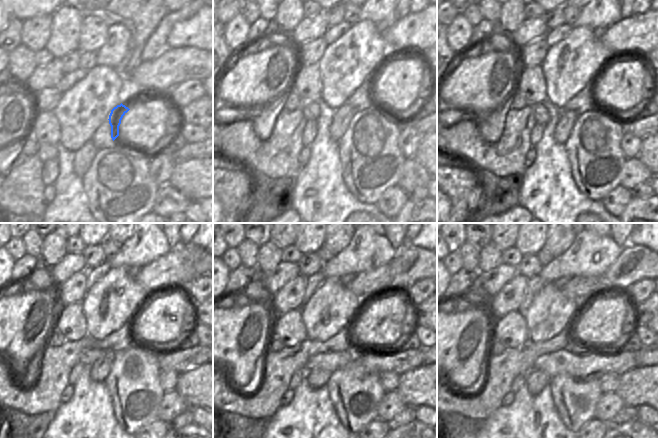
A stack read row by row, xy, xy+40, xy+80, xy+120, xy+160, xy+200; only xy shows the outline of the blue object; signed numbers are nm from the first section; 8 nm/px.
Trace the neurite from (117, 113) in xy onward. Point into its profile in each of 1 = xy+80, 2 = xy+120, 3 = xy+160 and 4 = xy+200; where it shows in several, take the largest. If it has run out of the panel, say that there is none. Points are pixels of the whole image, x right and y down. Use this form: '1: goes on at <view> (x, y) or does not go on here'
1: goes on at xy+80 (567, 117)
2: goes on at xy+120 (100, 369)
3: goes on at xy+160 (317, 377)
4: goes on at xy+200 (536, 380)

